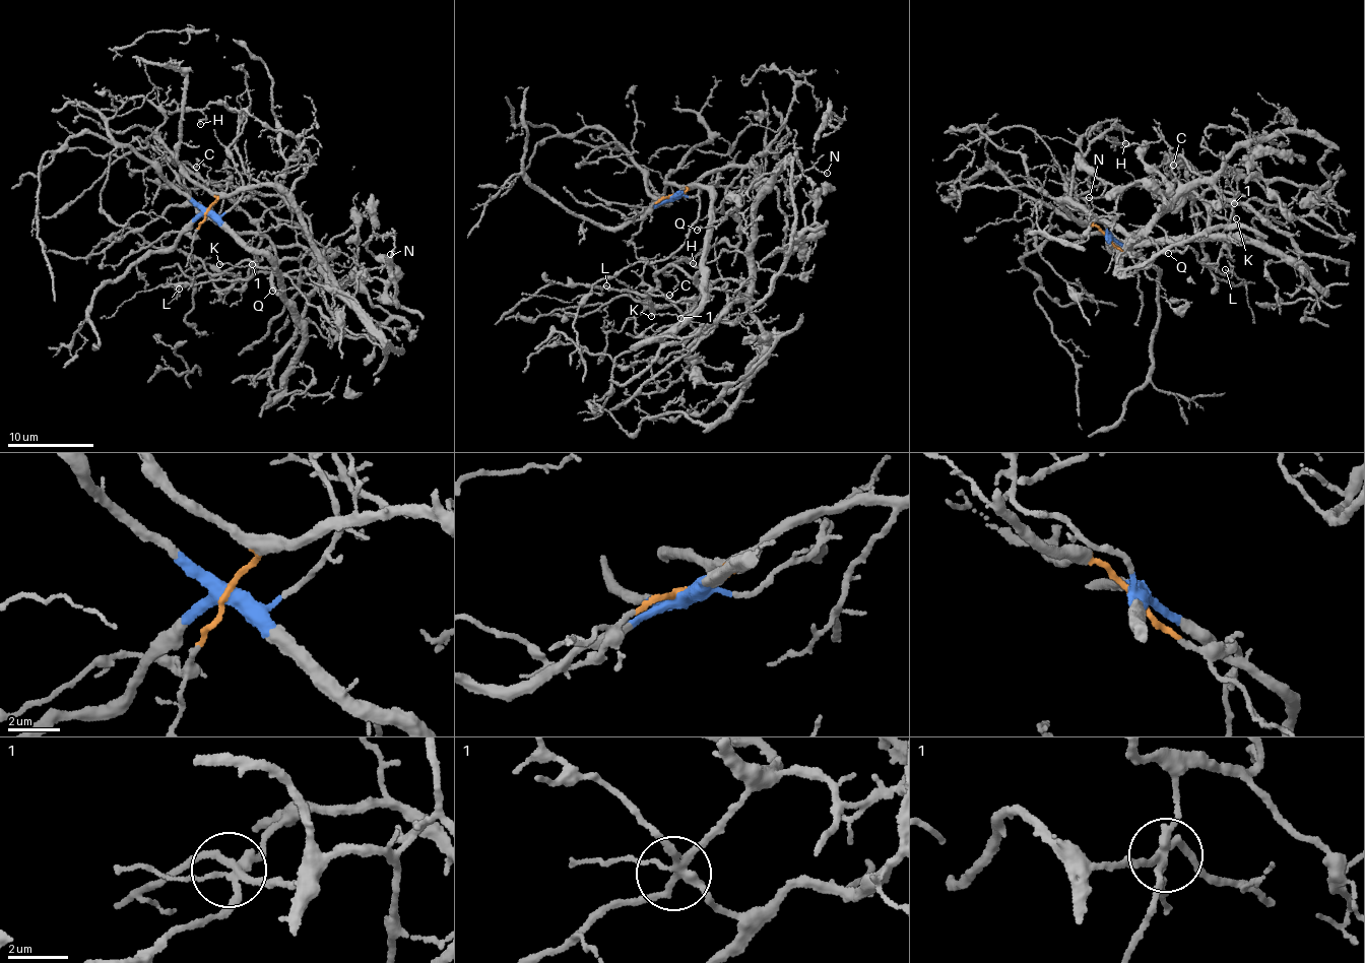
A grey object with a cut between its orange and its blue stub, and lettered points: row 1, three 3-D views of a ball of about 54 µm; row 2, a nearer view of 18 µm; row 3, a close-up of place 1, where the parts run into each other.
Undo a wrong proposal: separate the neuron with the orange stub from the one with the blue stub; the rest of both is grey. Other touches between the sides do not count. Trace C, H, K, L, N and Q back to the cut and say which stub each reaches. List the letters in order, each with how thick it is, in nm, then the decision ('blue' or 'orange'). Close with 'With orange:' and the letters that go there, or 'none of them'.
C: 90 nm | orange
H: 100 nm | orange
K: 150 nm | orange
L: 80 nm | blue
N: 100 nm | orange
Q: 130 nm | blue
With orange: C, H, K, N

